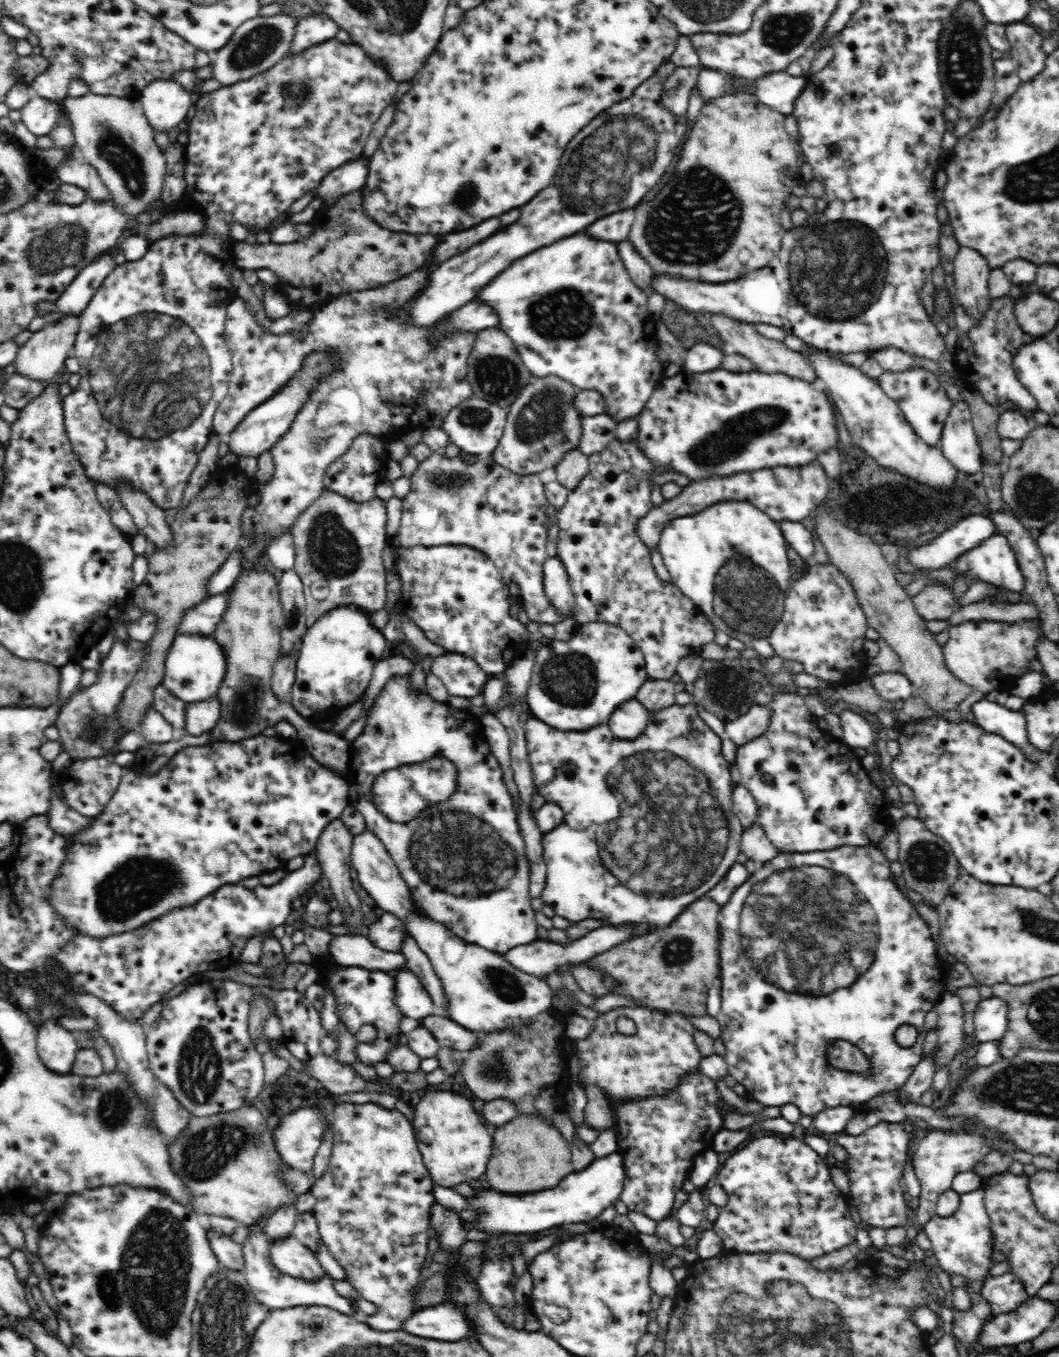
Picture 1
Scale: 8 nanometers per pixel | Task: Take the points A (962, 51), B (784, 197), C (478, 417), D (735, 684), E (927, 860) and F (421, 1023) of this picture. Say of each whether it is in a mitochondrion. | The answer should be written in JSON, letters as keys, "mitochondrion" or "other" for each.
{"A":"mitochondrion","B":"other","C":"mitochondrion","D":"mitochondrion","E":"mitochondrion","F":"other"}

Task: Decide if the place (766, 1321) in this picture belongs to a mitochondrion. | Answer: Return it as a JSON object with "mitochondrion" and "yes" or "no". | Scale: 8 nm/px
{"mitochondrion":"yes"}

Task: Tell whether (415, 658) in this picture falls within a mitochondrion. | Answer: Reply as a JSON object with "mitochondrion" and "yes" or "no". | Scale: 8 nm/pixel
{"mitochondrion":"no"}

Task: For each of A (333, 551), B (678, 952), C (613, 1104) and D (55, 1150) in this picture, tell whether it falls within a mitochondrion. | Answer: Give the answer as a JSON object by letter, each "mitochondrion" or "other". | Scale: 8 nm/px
{"A":"mitochondrion","B":"mitochondrion","C":"other","D":"other"}

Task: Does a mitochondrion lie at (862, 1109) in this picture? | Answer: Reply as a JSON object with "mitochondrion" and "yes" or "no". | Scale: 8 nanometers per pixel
{"mitochondrion":"no"}

